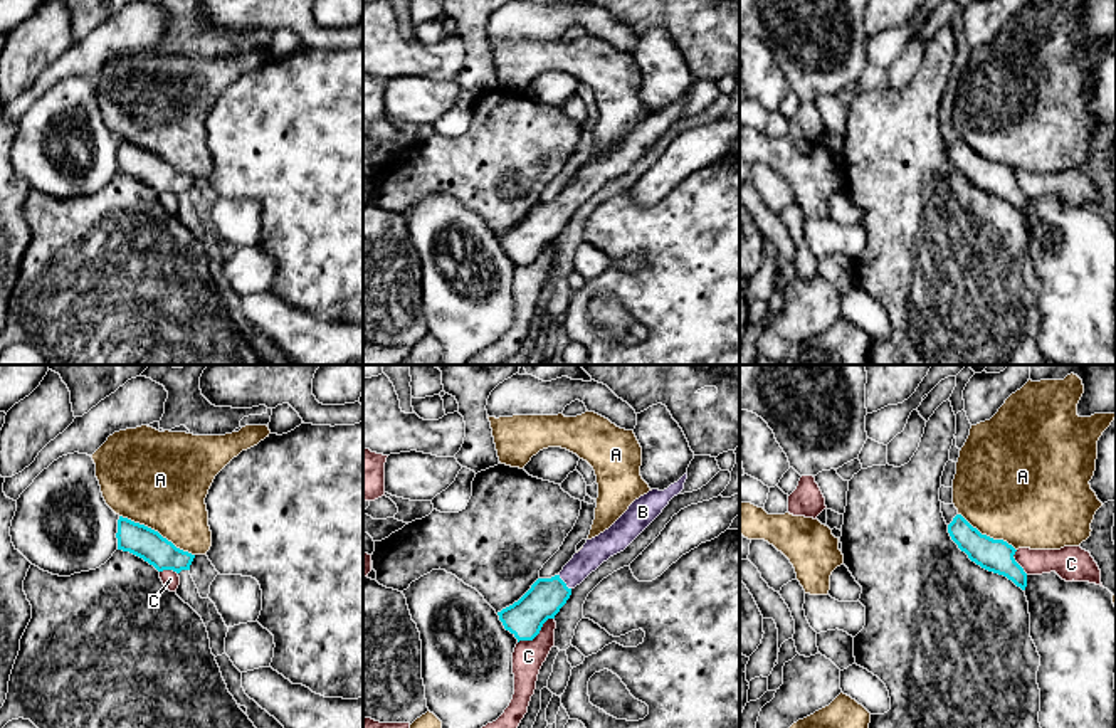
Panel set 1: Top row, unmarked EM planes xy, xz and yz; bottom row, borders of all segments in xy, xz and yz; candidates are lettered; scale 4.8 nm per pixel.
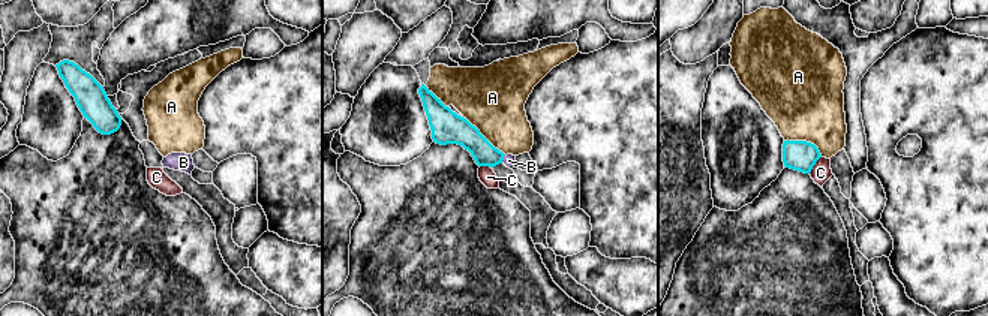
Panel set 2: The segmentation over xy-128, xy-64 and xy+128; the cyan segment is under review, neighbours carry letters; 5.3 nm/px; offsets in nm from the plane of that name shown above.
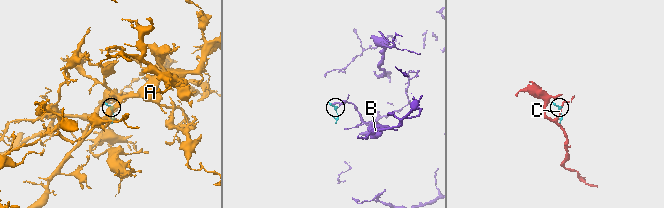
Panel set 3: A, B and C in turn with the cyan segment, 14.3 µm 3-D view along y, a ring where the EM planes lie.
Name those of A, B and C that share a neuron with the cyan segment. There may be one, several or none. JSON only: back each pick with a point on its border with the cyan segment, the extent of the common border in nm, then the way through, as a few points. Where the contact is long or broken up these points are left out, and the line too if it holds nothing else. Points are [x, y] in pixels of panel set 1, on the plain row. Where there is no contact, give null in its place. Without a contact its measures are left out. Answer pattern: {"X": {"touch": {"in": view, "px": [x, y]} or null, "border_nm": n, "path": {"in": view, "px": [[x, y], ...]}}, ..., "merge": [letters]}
{"B": {"touch": {"in": "xz", "px": [563, 205]}, "border_nm": 100, "path": {"in": "xz", "px": [[543, 224], [563, 205], [597, 174]]}}, "merge": ["B"]}

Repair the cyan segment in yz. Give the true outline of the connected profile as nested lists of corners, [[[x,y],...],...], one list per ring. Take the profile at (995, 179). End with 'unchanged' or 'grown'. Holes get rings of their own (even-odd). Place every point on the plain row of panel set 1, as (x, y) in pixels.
[[[956,138],[948,148],[948,156],[971,185],[988,195],[1007,200],[1017,210],[1025,214],[1027,197],[1015,185],[1013,178],[1017,173],[1012,168],[1003,163],[993,163],[987,158],[982,158],[961,138]]]; unchanged

